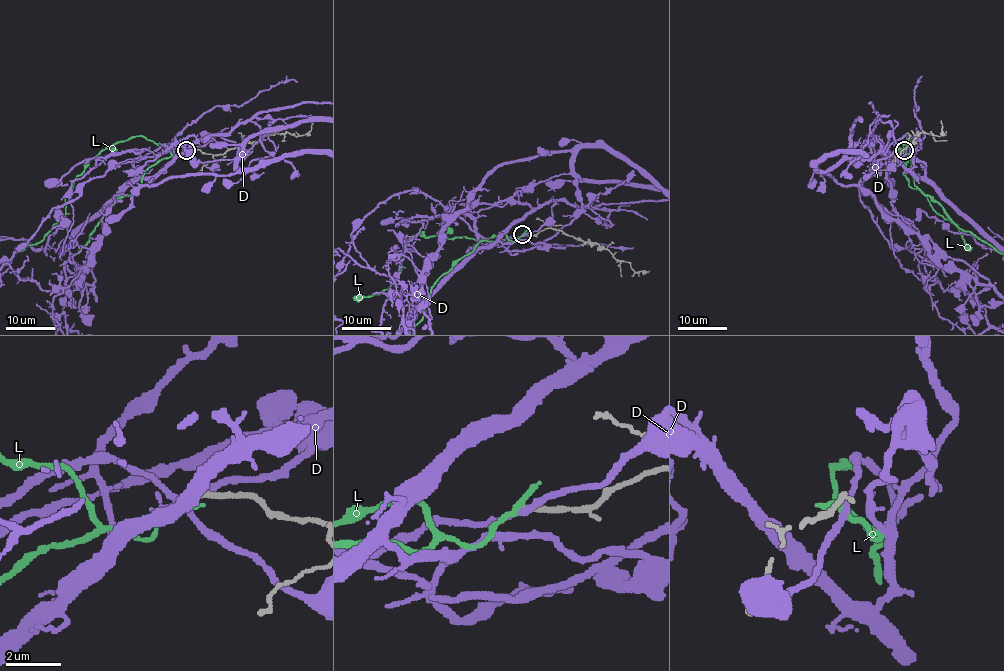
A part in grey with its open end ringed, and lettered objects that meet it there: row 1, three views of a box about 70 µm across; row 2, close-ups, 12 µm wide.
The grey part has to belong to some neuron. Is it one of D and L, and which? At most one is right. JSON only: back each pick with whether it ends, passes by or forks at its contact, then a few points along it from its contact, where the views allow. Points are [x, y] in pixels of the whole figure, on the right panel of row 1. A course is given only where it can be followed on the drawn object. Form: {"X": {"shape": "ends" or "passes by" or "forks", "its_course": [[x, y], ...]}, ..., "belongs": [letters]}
{"belongs": []}

